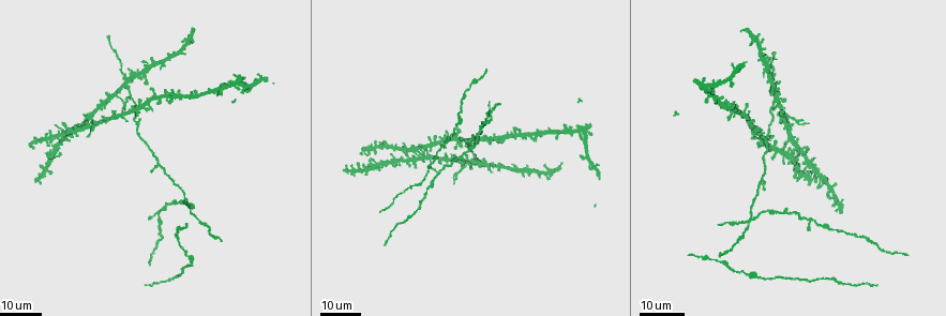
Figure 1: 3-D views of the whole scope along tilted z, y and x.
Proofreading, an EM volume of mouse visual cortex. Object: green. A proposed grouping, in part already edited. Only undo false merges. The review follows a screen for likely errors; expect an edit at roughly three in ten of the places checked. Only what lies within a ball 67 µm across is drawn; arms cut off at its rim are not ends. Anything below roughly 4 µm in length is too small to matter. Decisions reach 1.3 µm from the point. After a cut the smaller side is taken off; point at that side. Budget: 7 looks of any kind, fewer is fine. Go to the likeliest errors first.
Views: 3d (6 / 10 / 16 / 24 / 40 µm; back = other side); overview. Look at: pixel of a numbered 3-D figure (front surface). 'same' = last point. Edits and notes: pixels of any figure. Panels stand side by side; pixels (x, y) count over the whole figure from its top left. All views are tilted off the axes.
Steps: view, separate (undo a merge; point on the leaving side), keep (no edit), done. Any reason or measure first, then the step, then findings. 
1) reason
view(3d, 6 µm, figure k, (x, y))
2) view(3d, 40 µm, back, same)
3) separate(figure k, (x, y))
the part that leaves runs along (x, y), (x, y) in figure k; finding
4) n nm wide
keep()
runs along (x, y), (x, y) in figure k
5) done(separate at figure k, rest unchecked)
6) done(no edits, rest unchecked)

looks like a crossing
view(3d, 24 µm, figure 1, (746, 220))

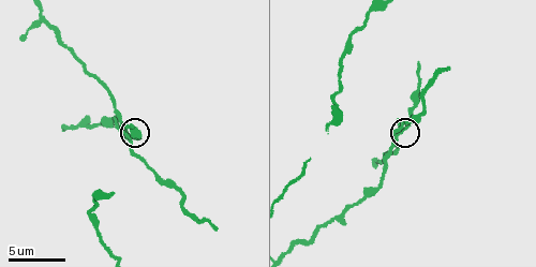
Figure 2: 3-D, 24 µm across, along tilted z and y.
view(3d, 10 µm, figure 2, (401, 134))

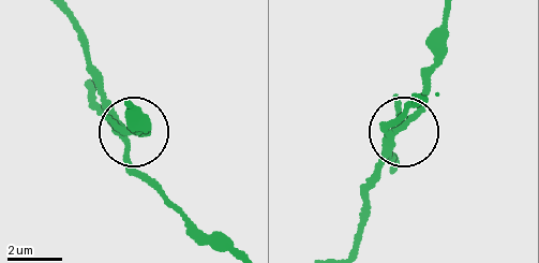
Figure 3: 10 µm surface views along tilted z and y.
other side
view(3d, 10 µm, back, figure 3, (126, 133))

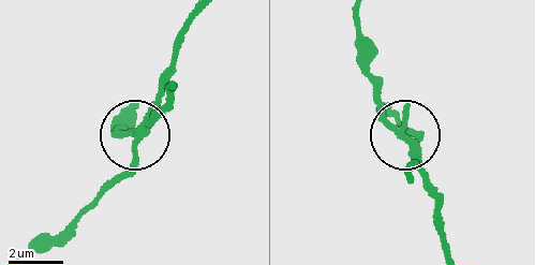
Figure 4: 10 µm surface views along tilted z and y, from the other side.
separate(figure 4, (404, 114))
the part that leaves runs along (418, 153), (444, 246) in figure 4; a second cell is stuck on

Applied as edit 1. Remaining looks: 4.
redraw
view(overview)

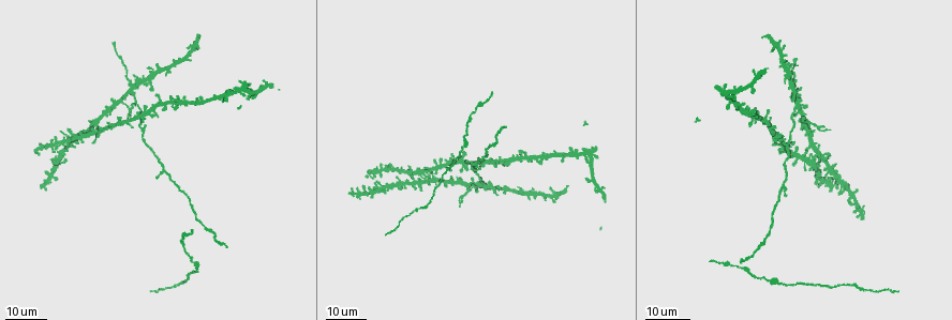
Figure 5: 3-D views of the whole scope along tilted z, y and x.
arms part here
view(3d, 24 µm, figure 5, (122, 102))

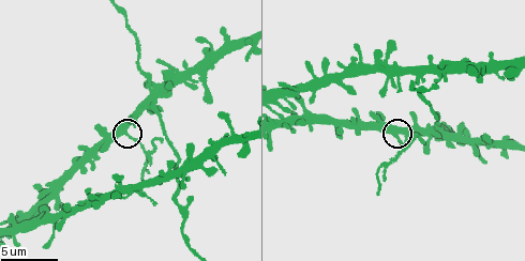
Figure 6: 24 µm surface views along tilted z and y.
view(3d, 6 µm, figure 6, (393, 136))

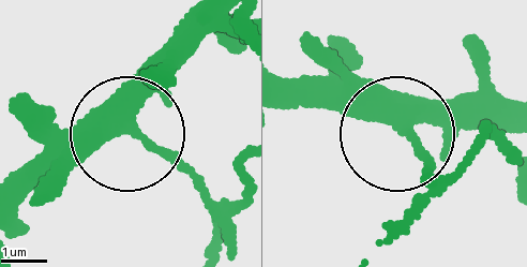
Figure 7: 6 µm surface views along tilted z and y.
3 arms
separate(figure 7, (205, 190))
two cells meet here

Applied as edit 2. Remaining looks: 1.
view(3d, 6 µm, figure 6, (158, 88))

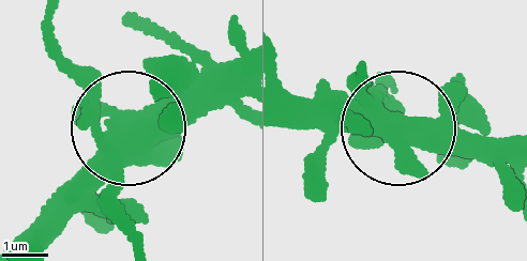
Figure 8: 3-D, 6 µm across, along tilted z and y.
side arm 13 µm
keep()
all the same cell

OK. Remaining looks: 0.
done(separate at figure 4, separate at figure 7, rest unchecked)

